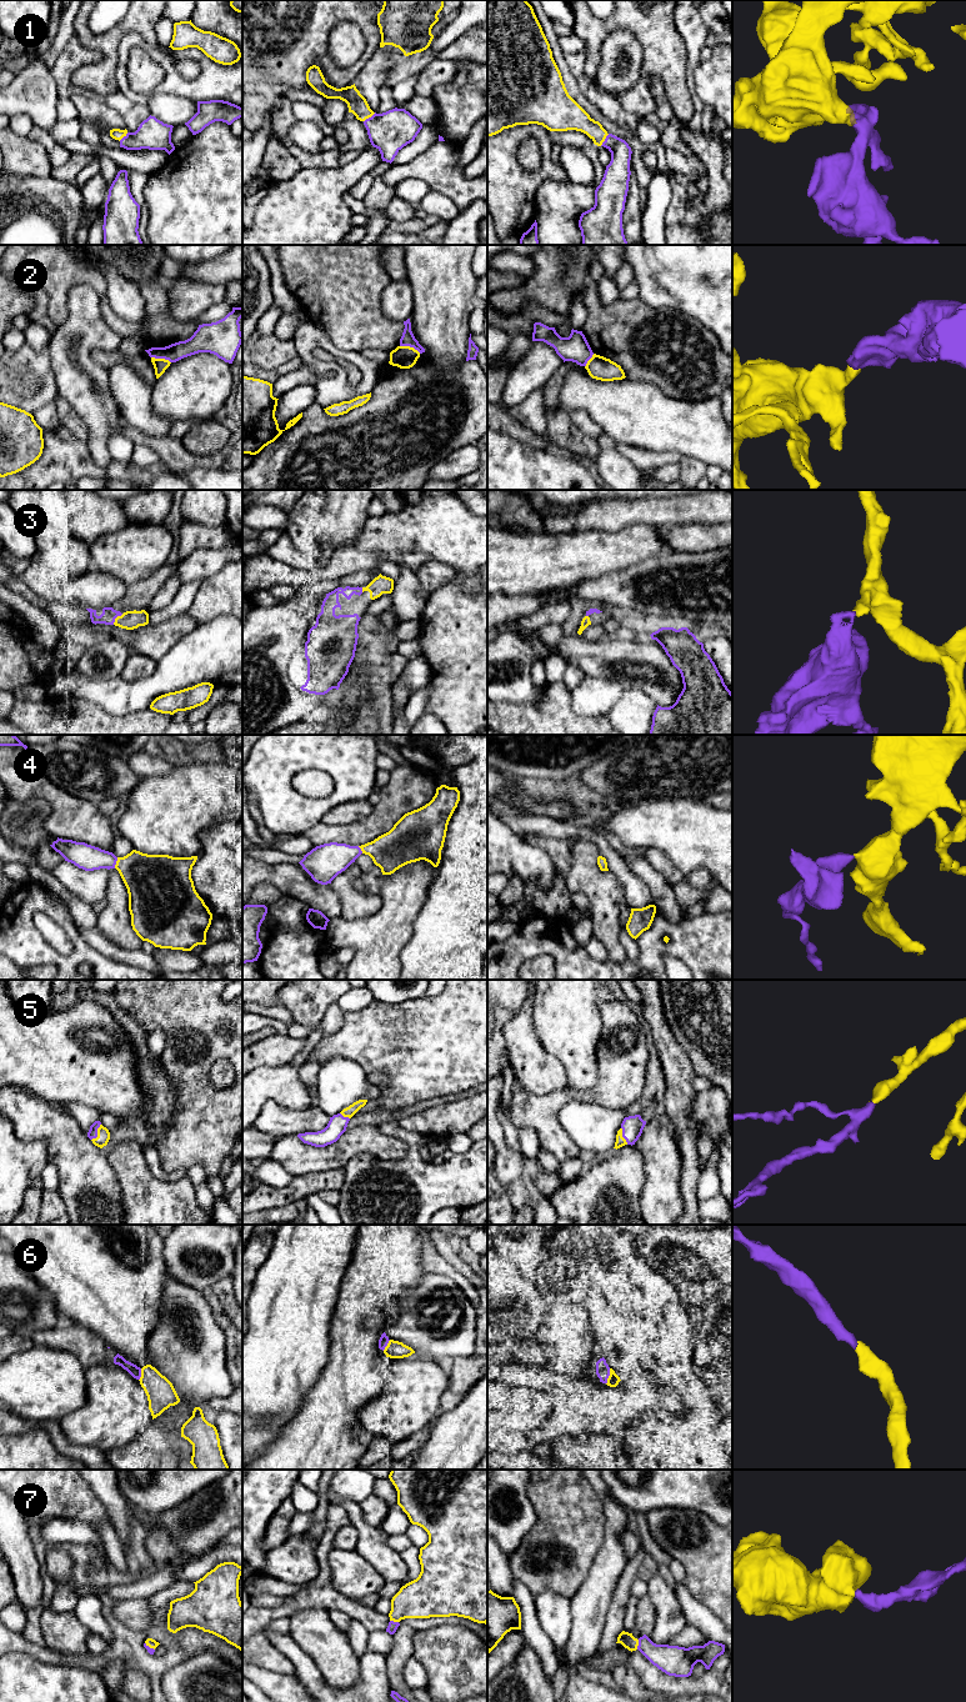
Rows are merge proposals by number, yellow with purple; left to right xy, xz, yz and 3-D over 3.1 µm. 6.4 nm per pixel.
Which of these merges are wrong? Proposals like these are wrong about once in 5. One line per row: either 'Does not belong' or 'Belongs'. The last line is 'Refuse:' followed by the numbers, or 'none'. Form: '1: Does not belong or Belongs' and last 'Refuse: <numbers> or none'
1: Belongs
2: Does not belong
3: Belongs
4: Belongs
5: Belongs
6: Belongs
7: Belongs
Refuse: 2

